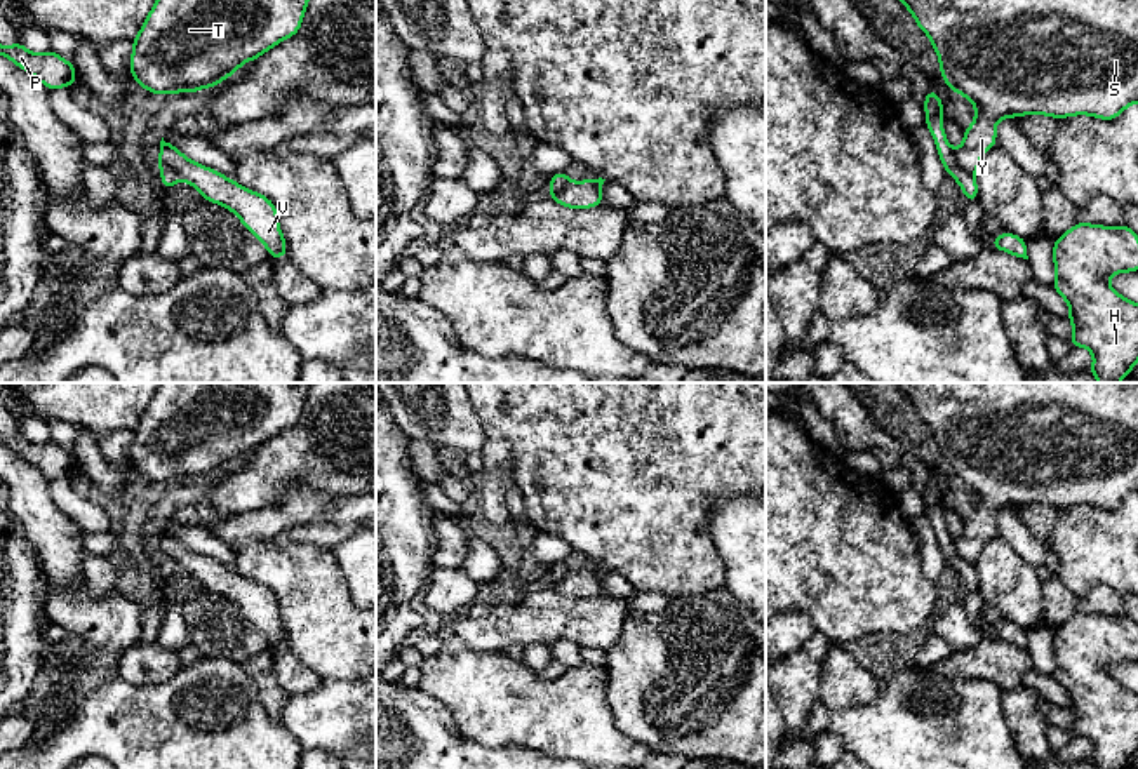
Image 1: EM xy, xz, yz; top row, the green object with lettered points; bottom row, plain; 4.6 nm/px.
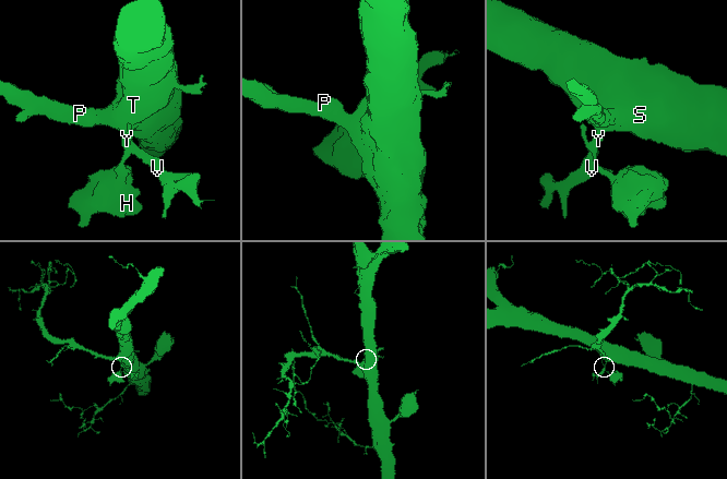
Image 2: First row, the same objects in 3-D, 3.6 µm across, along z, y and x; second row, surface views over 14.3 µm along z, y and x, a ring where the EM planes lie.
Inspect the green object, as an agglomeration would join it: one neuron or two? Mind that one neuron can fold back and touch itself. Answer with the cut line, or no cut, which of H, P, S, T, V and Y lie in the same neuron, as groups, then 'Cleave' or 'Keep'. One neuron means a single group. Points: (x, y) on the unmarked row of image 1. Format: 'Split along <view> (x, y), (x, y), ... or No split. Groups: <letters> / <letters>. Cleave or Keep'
Split along yz (954, 541), (956, 552), (973, 566). Groups: H / P S T V Y. Cleave

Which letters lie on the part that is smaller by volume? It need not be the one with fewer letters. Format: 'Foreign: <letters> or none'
Foreign: H

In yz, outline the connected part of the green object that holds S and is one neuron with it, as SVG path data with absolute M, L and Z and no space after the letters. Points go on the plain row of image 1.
M894 383L894 386L931 428L947 475L967 487L976 499L955 541L959 557L973 565L983 543L997 534L995 513L1001 508L1089 505L1115 510L1129 494L1138 492L1138 383Z

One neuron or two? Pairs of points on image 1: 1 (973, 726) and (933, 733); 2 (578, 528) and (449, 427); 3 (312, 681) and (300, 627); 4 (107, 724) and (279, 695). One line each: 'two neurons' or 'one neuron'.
1: one neuron
2: two neurons
3: two neurons
4: two neurons

